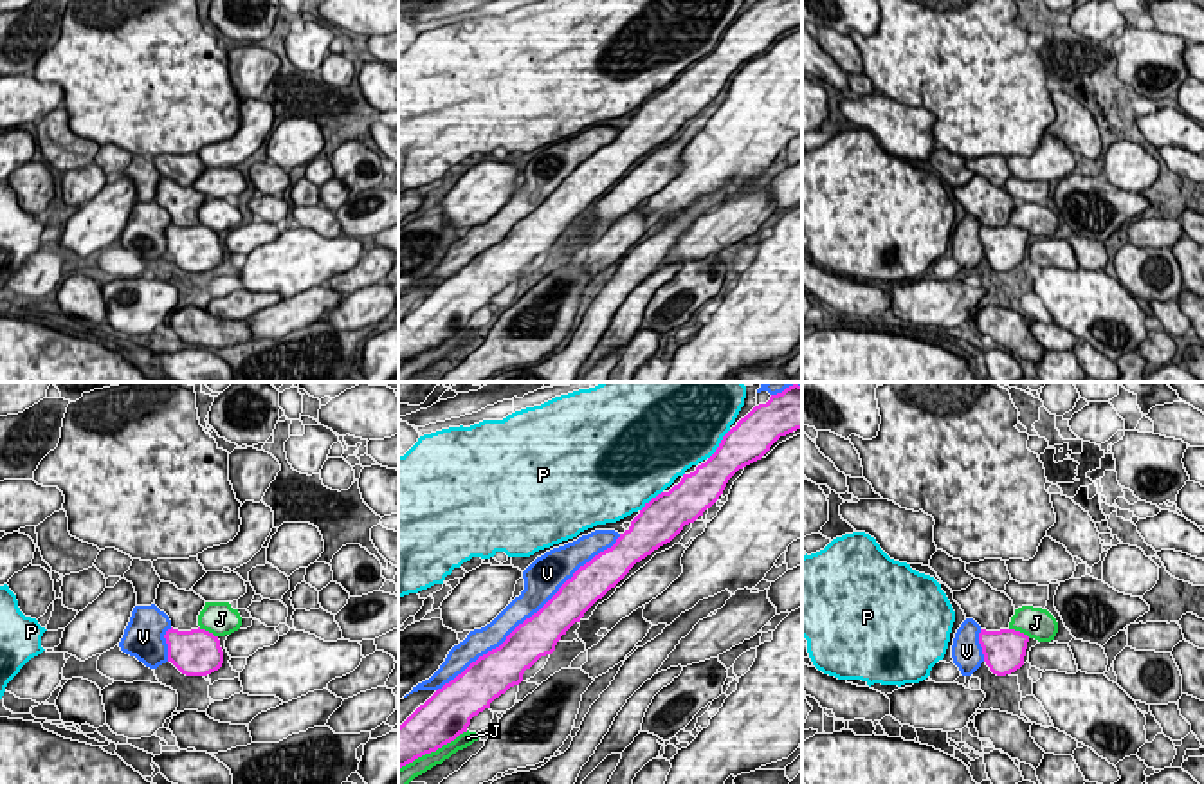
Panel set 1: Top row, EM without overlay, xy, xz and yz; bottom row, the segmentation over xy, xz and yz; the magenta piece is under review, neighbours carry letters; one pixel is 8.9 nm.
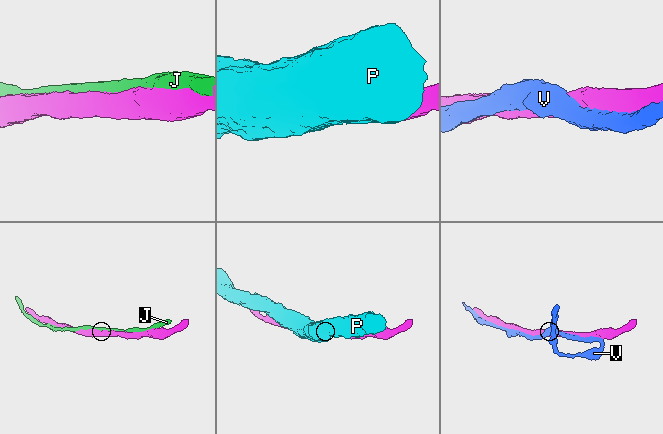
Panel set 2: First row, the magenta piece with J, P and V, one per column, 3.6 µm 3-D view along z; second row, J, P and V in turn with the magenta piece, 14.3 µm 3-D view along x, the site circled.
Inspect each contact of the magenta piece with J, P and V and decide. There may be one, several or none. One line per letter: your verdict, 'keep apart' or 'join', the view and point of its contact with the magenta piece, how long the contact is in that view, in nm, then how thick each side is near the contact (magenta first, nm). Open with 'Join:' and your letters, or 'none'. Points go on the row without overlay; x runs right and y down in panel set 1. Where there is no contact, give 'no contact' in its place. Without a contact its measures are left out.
Join: none
J: keep apart | xz (433, 347) | 700 nm | 420/140 nm
P: keep apart | xz (720, 40) | 340 nm | 360/480 nm
V: keep apart | xz (530, 213) | 2150 nm | 360/260 nm

